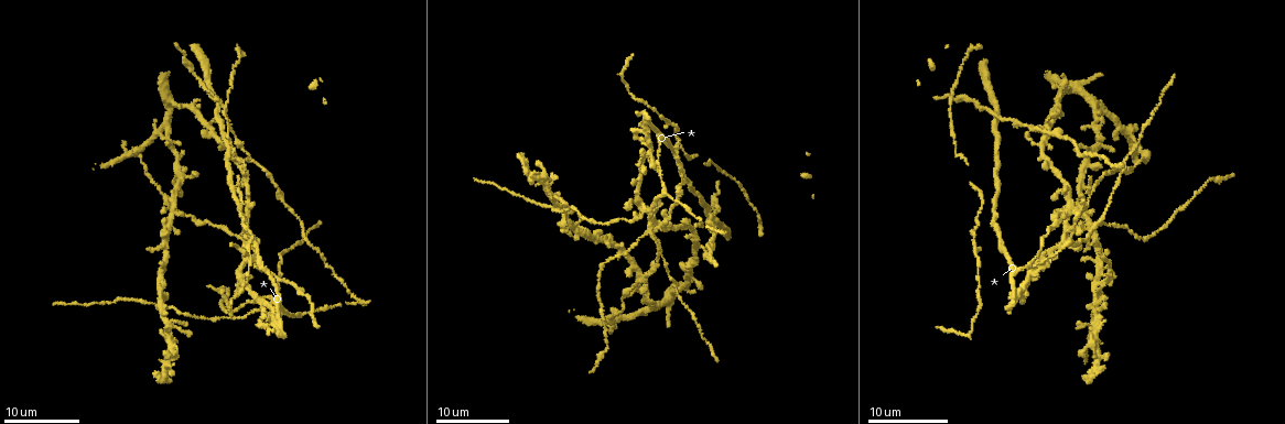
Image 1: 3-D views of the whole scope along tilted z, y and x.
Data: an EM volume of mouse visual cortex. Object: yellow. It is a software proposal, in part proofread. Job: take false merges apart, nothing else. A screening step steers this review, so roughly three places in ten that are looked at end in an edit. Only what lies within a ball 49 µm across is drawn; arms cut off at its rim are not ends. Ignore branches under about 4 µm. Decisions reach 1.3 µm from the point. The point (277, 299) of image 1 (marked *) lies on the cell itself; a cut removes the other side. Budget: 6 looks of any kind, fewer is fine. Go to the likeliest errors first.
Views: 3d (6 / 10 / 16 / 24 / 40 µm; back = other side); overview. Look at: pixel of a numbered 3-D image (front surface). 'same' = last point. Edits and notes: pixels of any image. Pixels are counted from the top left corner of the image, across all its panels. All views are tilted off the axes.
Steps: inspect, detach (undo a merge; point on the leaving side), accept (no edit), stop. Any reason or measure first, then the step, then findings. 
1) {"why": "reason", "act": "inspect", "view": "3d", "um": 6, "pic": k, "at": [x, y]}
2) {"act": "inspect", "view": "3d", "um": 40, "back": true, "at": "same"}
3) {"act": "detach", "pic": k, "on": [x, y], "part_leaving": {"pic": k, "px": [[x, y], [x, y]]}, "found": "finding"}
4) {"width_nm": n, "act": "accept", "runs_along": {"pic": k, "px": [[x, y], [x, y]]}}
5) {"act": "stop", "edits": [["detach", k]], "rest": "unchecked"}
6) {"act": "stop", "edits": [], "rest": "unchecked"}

{"act": "inspect", "view": "3d", "um": 16, "pic": 1, "at": [1087, 238]}

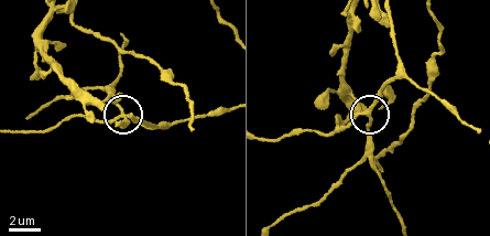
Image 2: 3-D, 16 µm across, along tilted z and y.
{"act": "inspect", "view": "3d", "um": 10, "pic": 2, "at": [366, 112]}

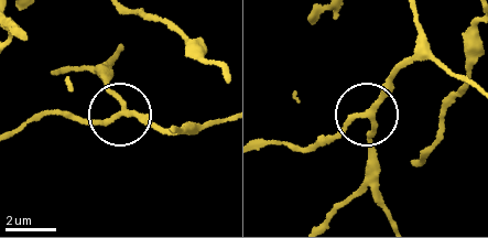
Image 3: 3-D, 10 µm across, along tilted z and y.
{"side_arm_um": 32, "act": "accept", "found": "all the same cell"}

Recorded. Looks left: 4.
{"why": "branch point", "act": "inspect", "view": "3d", "um": 16, "pic": 1, "at": [1086, 202]}

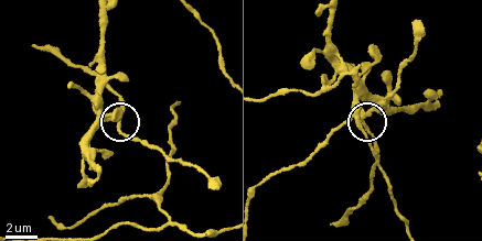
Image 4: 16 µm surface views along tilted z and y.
{"why": "closer look", "act": "inspect", "view": "3d", "um": 10, "pic": 4, "at": [116, 126]}

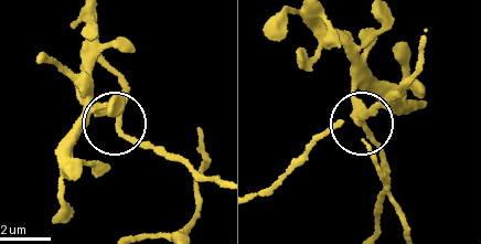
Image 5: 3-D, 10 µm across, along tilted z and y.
{"act": "accept", "found": "continuous, no second cell"}

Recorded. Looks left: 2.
{"act": "inspect", "view": "3d", "um": 16, "pic": 1, "at": [239, 197]}

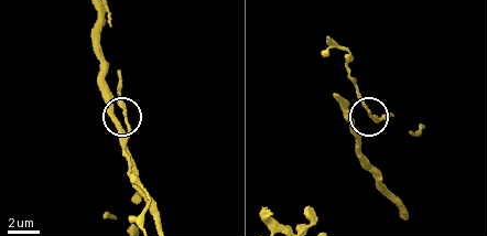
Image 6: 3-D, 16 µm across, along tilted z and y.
{"act": "inspect", "view": "3d", "um": 6, "pic": 6, "at": [370, 117]}

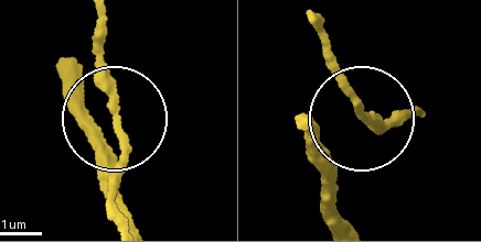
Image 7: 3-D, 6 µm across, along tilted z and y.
{"width_nm": 170, "act": "accept", "found": "all the same cell"}

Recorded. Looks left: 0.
{"act": "stop", "edits": [], "rest": "unchecked"}

